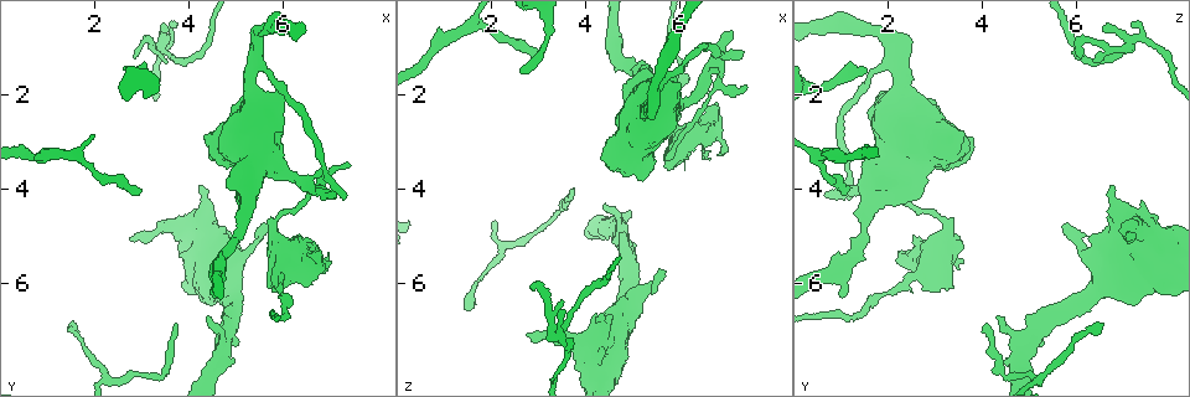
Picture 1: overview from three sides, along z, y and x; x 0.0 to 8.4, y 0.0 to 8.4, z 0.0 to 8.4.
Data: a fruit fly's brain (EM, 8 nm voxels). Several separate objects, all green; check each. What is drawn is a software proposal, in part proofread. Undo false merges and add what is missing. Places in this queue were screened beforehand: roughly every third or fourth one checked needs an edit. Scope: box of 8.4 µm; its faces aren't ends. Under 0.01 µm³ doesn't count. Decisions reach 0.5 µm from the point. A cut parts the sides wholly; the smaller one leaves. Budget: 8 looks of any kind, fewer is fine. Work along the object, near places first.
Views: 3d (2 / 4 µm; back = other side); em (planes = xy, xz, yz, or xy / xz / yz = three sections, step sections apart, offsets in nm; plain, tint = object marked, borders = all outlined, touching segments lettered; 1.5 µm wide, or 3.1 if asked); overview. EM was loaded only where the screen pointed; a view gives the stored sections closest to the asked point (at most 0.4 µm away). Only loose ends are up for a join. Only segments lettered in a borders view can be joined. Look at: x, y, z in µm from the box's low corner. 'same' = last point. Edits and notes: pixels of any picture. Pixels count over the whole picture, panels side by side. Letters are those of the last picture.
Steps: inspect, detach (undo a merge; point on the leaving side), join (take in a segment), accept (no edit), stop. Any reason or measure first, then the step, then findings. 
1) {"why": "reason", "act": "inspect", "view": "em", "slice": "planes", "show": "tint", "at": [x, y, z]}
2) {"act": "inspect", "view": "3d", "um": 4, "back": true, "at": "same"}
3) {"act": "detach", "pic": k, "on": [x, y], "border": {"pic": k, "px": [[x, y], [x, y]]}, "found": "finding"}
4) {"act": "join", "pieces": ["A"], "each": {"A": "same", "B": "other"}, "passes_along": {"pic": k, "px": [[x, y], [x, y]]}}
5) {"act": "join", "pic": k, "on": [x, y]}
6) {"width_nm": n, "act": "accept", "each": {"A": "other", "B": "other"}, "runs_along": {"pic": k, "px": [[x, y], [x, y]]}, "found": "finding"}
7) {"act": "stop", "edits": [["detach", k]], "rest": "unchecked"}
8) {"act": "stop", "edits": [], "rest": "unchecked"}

{"why": "a fork", "act": "inspect", "view": "em", "slice": "yz", "step": 4, "show": "borders", "at": [6.85, 4.05, 1.20]}

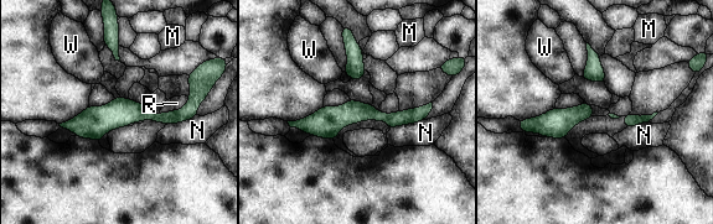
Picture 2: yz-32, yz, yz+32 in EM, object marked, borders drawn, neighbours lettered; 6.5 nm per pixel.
{"act": "detach", "pic": 2, "on": [185, 113], "each": {"M": "other", "N": "other", "R": "other", "W": "other"}, "border": {"pic": 2, "px": [[153, 114], [140, 120]]}, "found": "two neurons meet here"}

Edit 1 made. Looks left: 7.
{"why": "see it whole again", "act": "inspect", "view": "overview"}

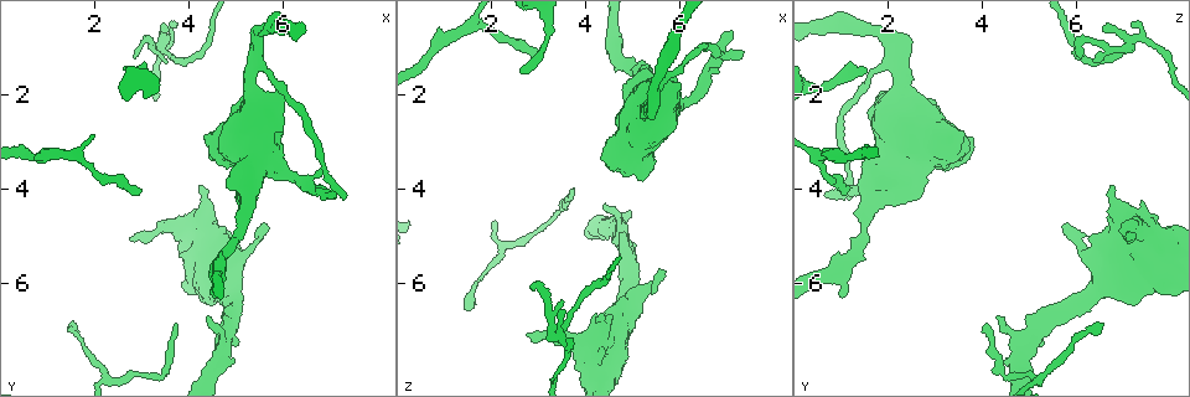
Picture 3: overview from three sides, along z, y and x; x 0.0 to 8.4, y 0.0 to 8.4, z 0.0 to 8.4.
{"why": "tapers out", "act": "inspect", "view": "3d", "um": 4, "back": true, "at": [3.00, 4.05, 1.15]}

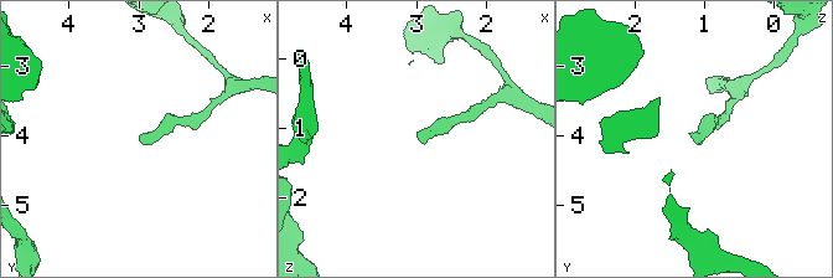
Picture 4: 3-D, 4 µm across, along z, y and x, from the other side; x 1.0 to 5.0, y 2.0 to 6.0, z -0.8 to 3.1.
{"why": "shape alone is not enough", "act": "inspect", "view": "em", "slice": "yz", "step": 4, "show": "tint", "at": [2.95, 4.05, 1.15]}

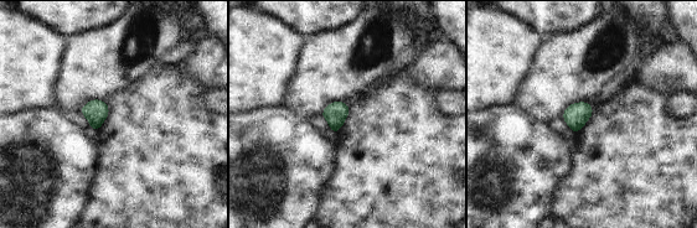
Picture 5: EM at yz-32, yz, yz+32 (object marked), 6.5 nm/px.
{"act": "inspect", "view": "em", "slice": "planes", "show": "borders", "at": "same"}

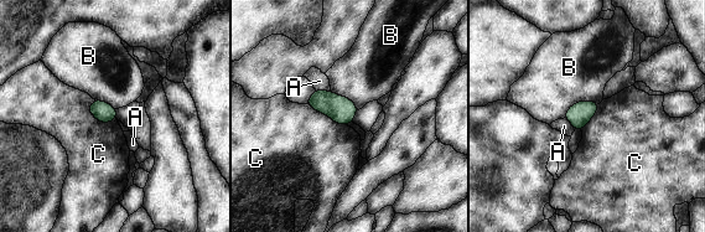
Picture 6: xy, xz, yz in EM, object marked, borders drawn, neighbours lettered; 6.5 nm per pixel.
{"act": "accept", "each": {"A": "other", "B": "other", "C": "other"}, "border": {"pic": 6, "px": [[87, 108], [100, 122], [115, 119]]}, "found": "no lettered segment goes on from it"}

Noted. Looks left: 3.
{"why": "sudden change in width", "act": "inspect", "view": "em", "slice": "xy", "step": 8, "show": "borders", "at": [3.50, 4.80, 7.15]}

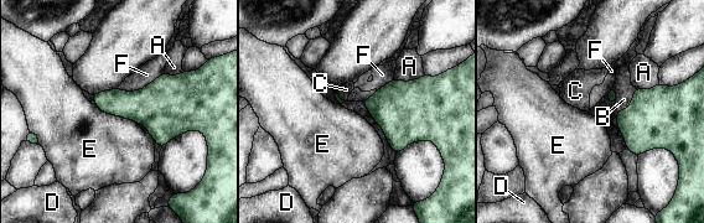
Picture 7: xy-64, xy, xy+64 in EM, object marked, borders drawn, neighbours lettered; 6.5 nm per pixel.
{"act": "accept", "each": {"A": "other", "B": "other", "C": "other", "D": "other", "E": "other", "F": "other"}, "found": "continuous, no second neuron"}

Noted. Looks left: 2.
{"act": "stop", "edits": [["detach", 2]], "rest": "unchecked"}

